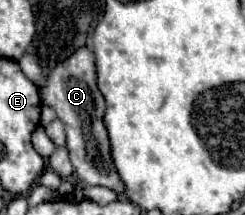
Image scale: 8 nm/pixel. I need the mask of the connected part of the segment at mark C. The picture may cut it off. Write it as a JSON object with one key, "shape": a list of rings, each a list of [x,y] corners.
{"shape":[[[82,47],[72,57],[58,63],[48,75],[48,85],[40,89],[40,97],[44,105],[50,105],[56,109],[58,119],[66,127],[66,137],[68,137],[66,147],[70,151],[70,161],[76,169],[76,177],[86,185],[100,185],[116,193],[124,193],[126,185],[122,185],[122,179],[114,169],[114,161],[110,153],[110,139],[104,125],[106,103],[96,83],[94,53]]]}

